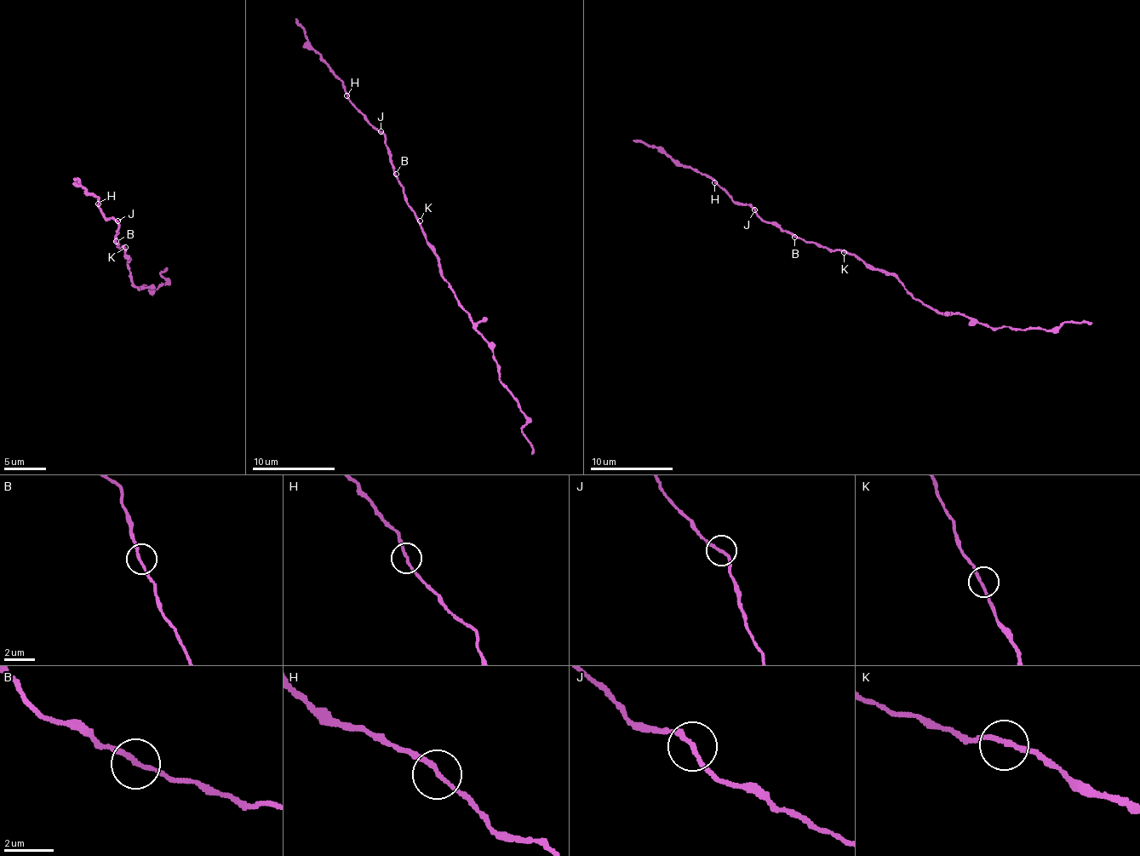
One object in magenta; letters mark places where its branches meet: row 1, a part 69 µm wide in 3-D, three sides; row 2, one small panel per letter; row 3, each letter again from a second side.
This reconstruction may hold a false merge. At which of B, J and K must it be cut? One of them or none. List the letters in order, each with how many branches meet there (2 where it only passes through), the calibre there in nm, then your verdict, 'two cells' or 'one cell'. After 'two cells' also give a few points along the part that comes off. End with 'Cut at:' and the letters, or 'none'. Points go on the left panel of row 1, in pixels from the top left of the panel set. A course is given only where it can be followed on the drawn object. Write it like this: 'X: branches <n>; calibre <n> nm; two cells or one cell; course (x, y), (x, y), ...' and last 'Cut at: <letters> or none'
B: branches 2; calibre 170 nm; one cell
J: branches 2; calibre 180 nm; one cell
K: branches 2; calibre 180 nm; one cell
Cut at: none

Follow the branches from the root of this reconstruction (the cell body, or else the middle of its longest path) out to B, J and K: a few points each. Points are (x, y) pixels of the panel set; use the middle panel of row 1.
B: (422, 235), (415, 212), (406, 201), (403, 186), (396, 174)
J: (422, 235), (415, 212), (406, 201), (403, 186), (393, 171), (392, 153), (381, 130)
K: (422, 235), (420, 221)

